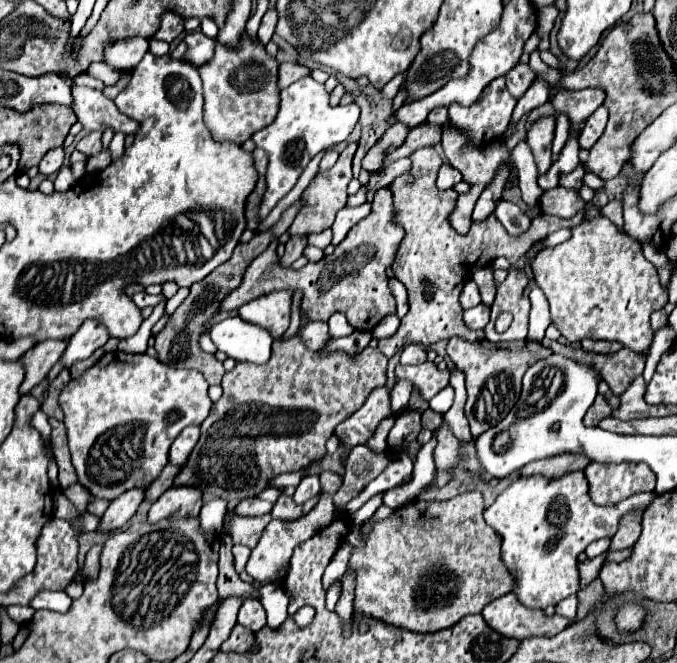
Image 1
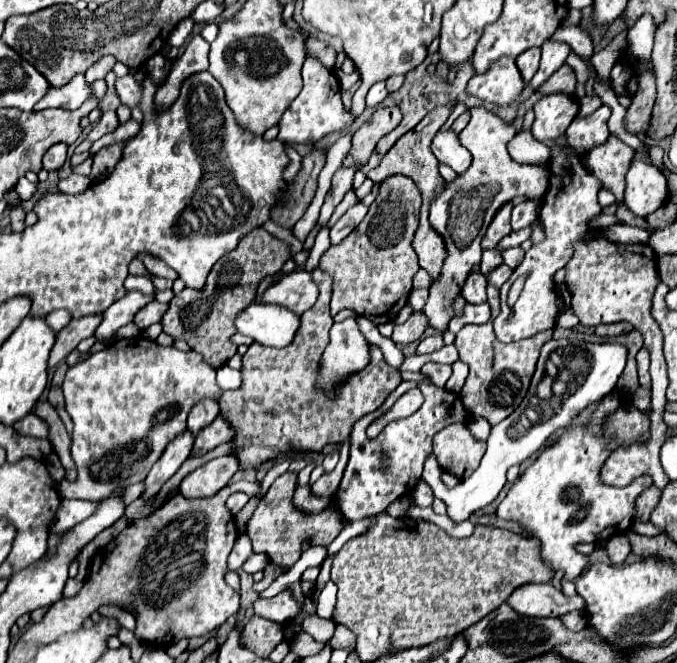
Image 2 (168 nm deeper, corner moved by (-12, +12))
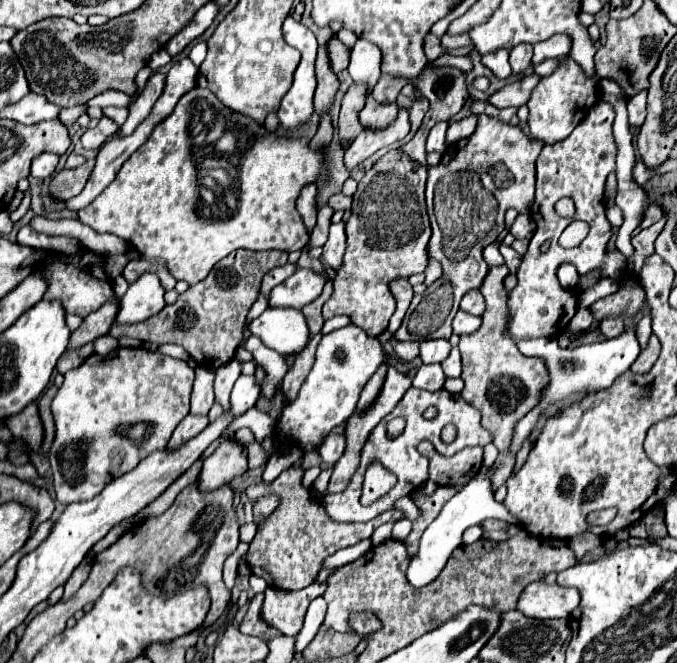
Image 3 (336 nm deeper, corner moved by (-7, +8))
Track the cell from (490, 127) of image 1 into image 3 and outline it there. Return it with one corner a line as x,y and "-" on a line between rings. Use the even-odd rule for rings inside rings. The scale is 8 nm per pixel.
499,48
495,52
489,52
483,56
483,64
501,80
511,76
511,66
509,66
509,52
505,48

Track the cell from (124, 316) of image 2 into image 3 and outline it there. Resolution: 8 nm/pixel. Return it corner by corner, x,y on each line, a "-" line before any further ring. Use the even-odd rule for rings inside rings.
145,272
137,278
121,298
121,308
117,314
117,324
143,322
165,308
165,290
157,274

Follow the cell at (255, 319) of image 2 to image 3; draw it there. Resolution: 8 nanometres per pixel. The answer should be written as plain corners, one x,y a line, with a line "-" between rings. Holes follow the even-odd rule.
267,308
249,324
249,328
265,342
265,346
281,356
301,354
311,340
307,320
303,312
295,308

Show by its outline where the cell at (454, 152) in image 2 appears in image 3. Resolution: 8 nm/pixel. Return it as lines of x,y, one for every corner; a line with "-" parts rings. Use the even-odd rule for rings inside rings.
437,122
427,138
427,152
445,152
445,130
449,122

